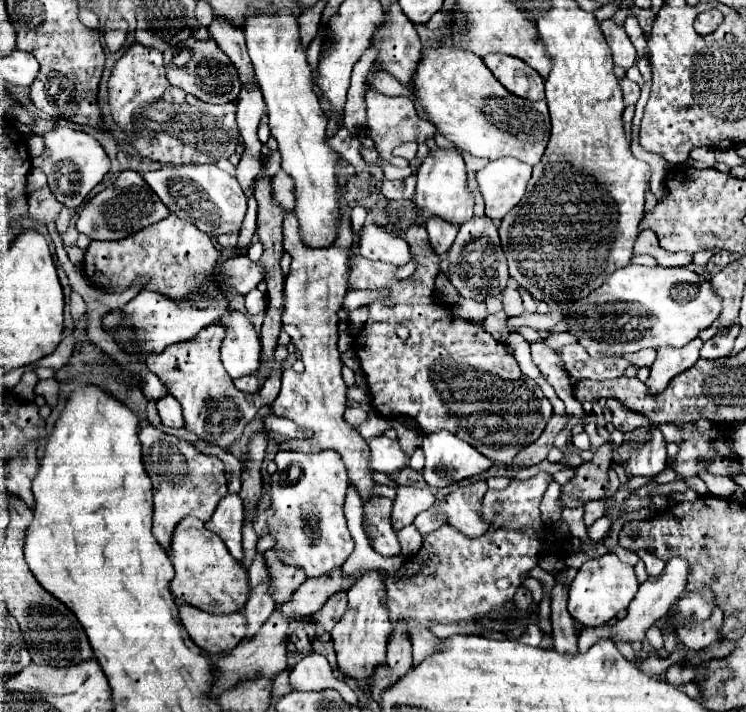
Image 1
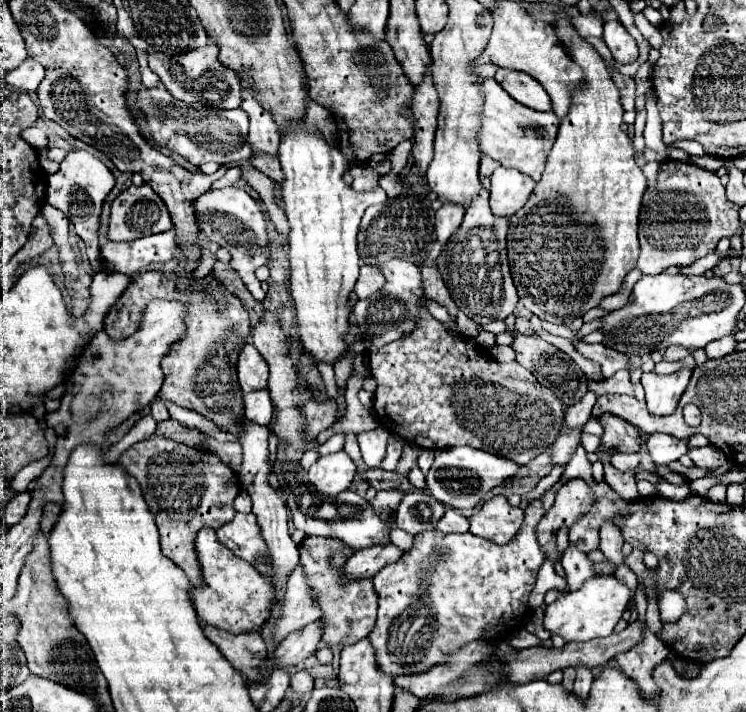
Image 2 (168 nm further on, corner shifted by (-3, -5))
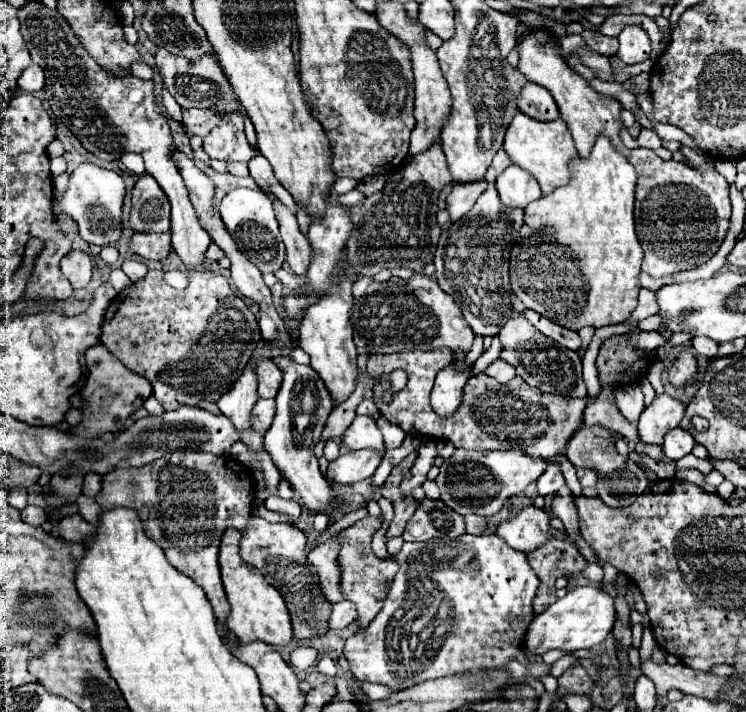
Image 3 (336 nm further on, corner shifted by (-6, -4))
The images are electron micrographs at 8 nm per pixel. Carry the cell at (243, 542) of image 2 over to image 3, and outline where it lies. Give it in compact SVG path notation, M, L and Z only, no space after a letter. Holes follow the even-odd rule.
M257 515L249 519L241 539L241 557L251 567L259 569L269 585L273 585L287 603L295 639L315 639L329 633L329 617L333 603L321 595L317 569L307 561L307 535L293 525L269 523Z

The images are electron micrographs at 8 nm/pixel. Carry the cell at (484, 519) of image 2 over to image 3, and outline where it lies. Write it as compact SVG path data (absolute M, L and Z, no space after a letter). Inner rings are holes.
M525 507L517 515L501 523L497 527L497 535L505 539L513 549L529 553L537 547L543 547L549 539L553 539L553 533L549 527L551 519L553 515L543 509Z

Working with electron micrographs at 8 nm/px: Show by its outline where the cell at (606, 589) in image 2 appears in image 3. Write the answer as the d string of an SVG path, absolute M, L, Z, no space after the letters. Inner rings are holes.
M575 587L563 599L557 599L547 611L535 615L527 627L525 649L533 655L543 655L551 649L561 649L565 653L591 649L599 645L613 629L615 623L615 607L613 599L599 587Z

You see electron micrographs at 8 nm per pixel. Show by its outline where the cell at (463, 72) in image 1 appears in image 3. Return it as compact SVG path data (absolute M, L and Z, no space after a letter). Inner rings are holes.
M517 111L513 123L507 129L503 149L507 151L509 159L529 171L541 185L543 195L549 195L557 187L563 187L569 183L569 163L577 159L577 149L573 143L573 137L569 135L569 129L565 127L563 119L557 121L537 121L521 111Z

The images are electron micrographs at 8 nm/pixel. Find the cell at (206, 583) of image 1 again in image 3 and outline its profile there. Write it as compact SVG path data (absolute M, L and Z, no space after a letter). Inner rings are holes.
M227 529L225 535L223 535L223 539L221 539L221 547L219 547L221 579L223 579L223 587L225 587L229 605L231 605L231 615L227 619L229 621L227 629L241 643L263 641L263 643L285 647L293 639L289 611L287 611L285 601L279 595L279 591L265 581L265 577L261 575L261 571L257 571L255 567L249 567L241 559L241 555L239 555L241 535L243 533L239 529Z

